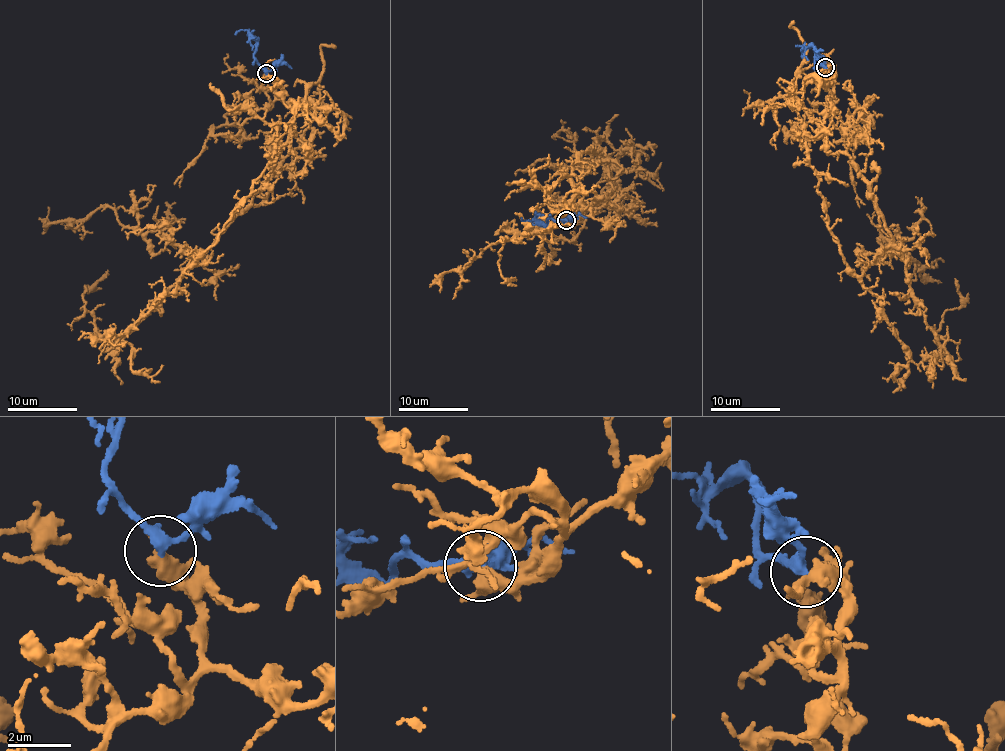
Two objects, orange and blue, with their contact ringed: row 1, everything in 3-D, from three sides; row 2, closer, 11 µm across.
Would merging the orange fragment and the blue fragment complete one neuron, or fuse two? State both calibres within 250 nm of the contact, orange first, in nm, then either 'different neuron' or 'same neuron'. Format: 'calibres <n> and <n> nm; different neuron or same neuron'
calibres 400 and 300 nm; same neuron

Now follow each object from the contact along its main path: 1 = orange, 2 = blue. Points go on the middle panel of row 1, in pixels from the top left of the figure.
1: (566, 221), (606, 198), (616, 161), (605, 169), (612, 194), (504, 239), (502, 278), (513, 280)
2: (566, 220), (548, 219), (545, 225), (521, 218)

